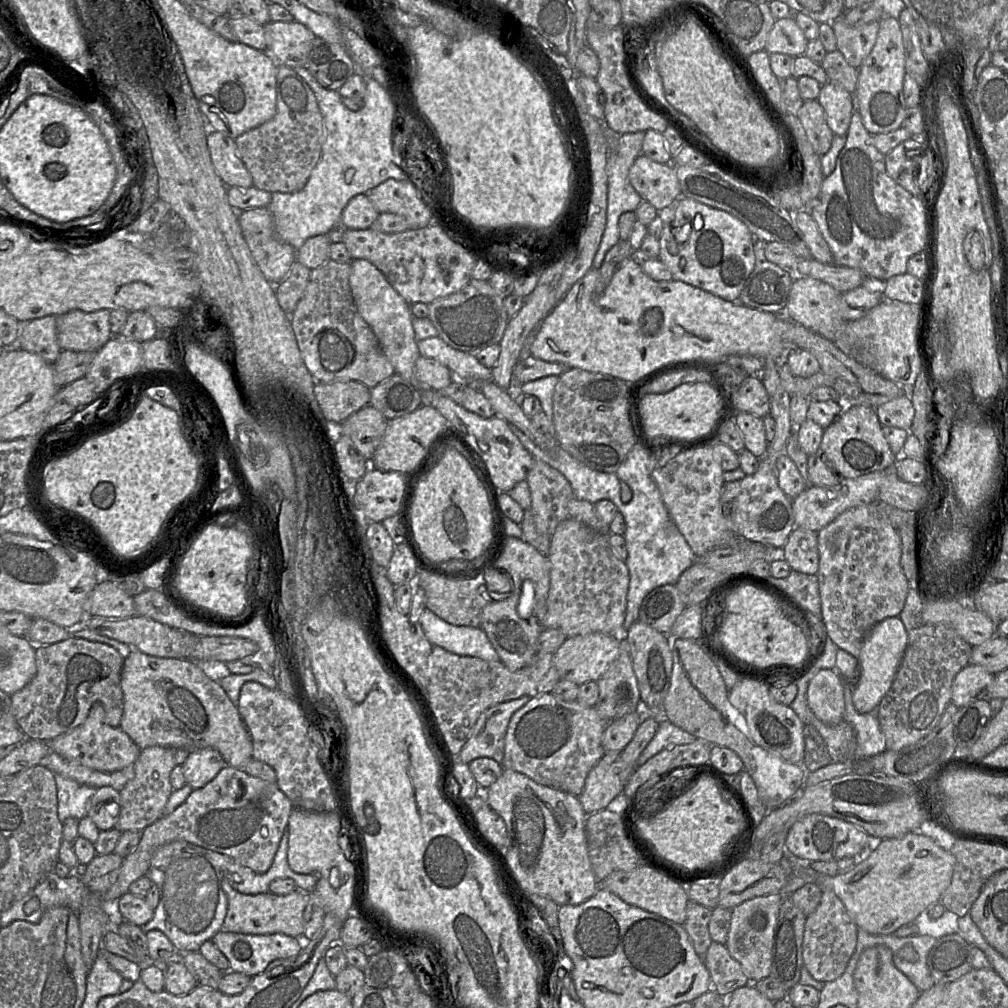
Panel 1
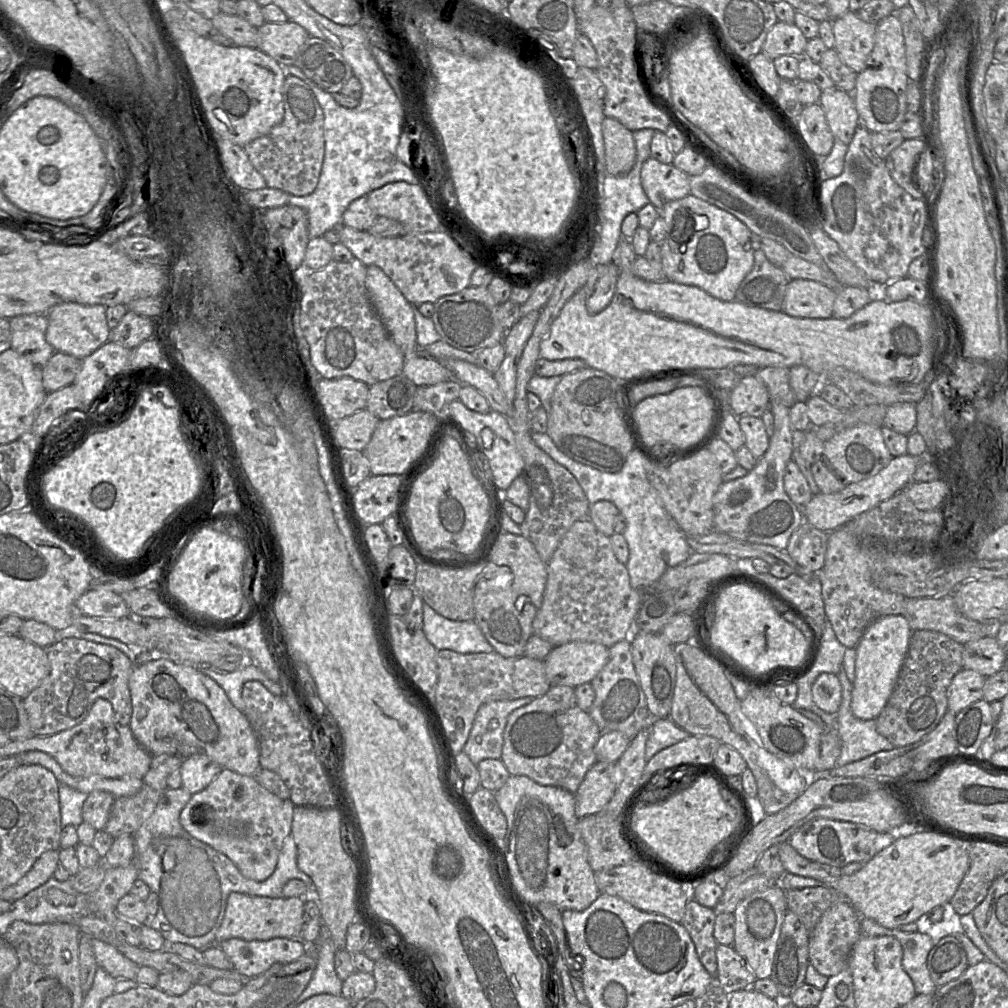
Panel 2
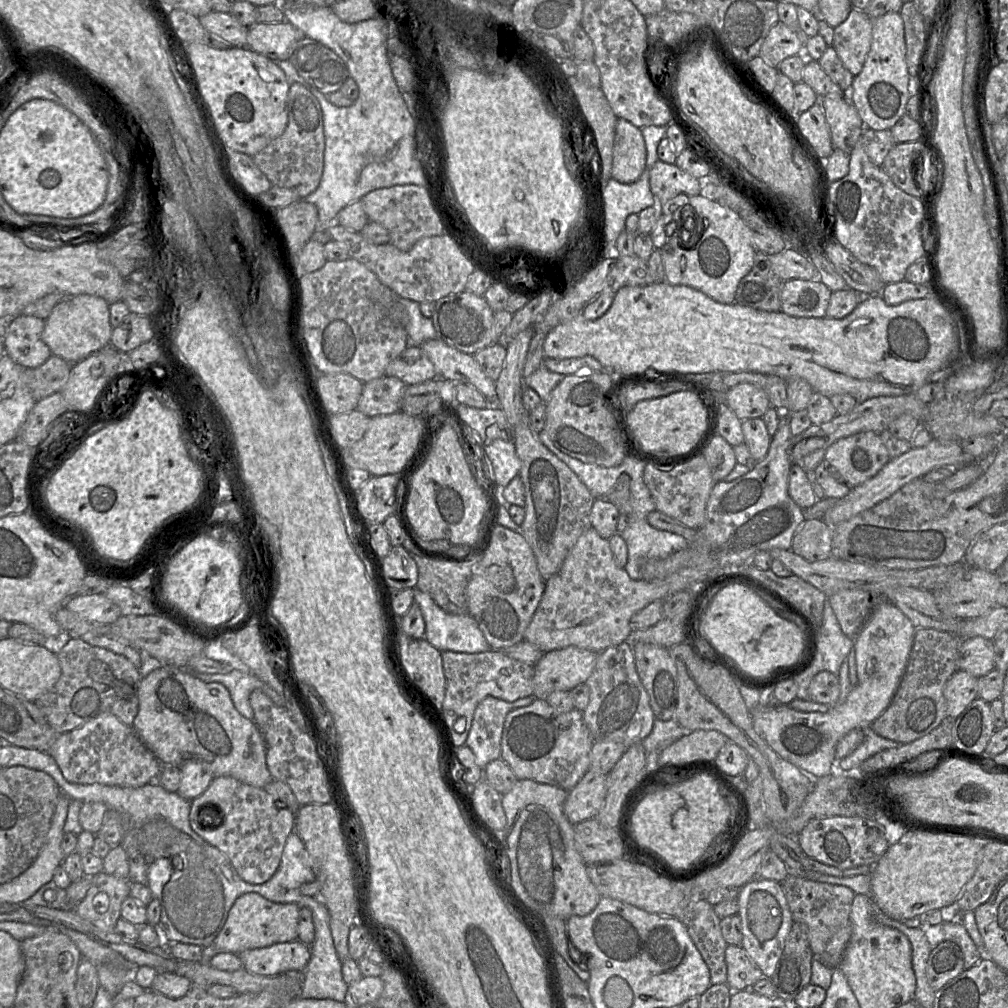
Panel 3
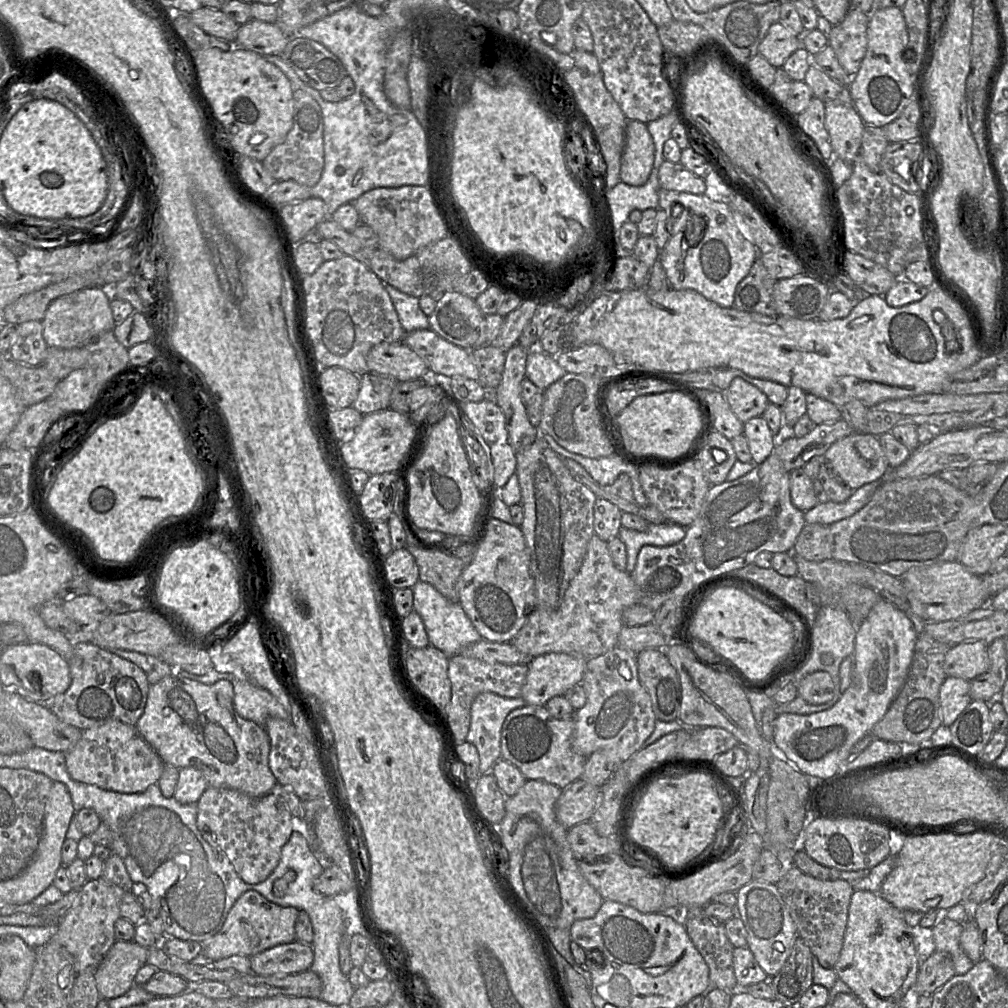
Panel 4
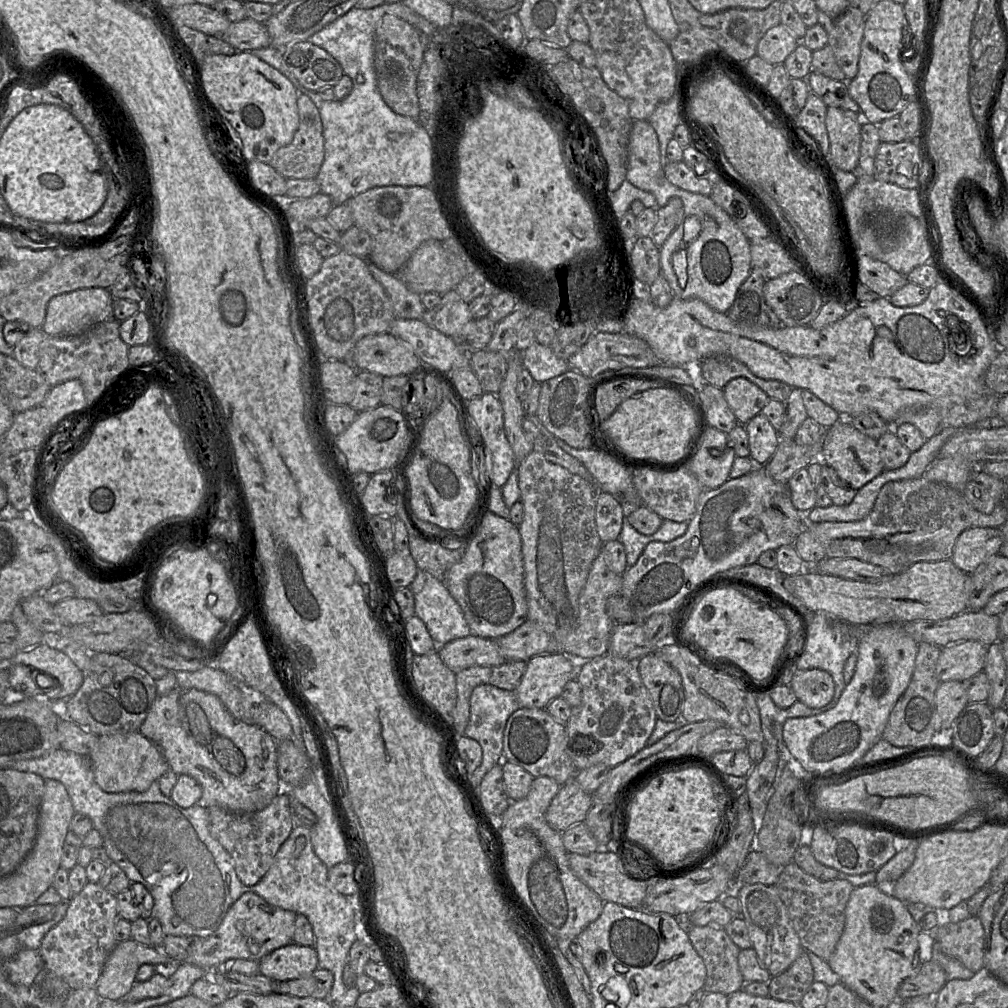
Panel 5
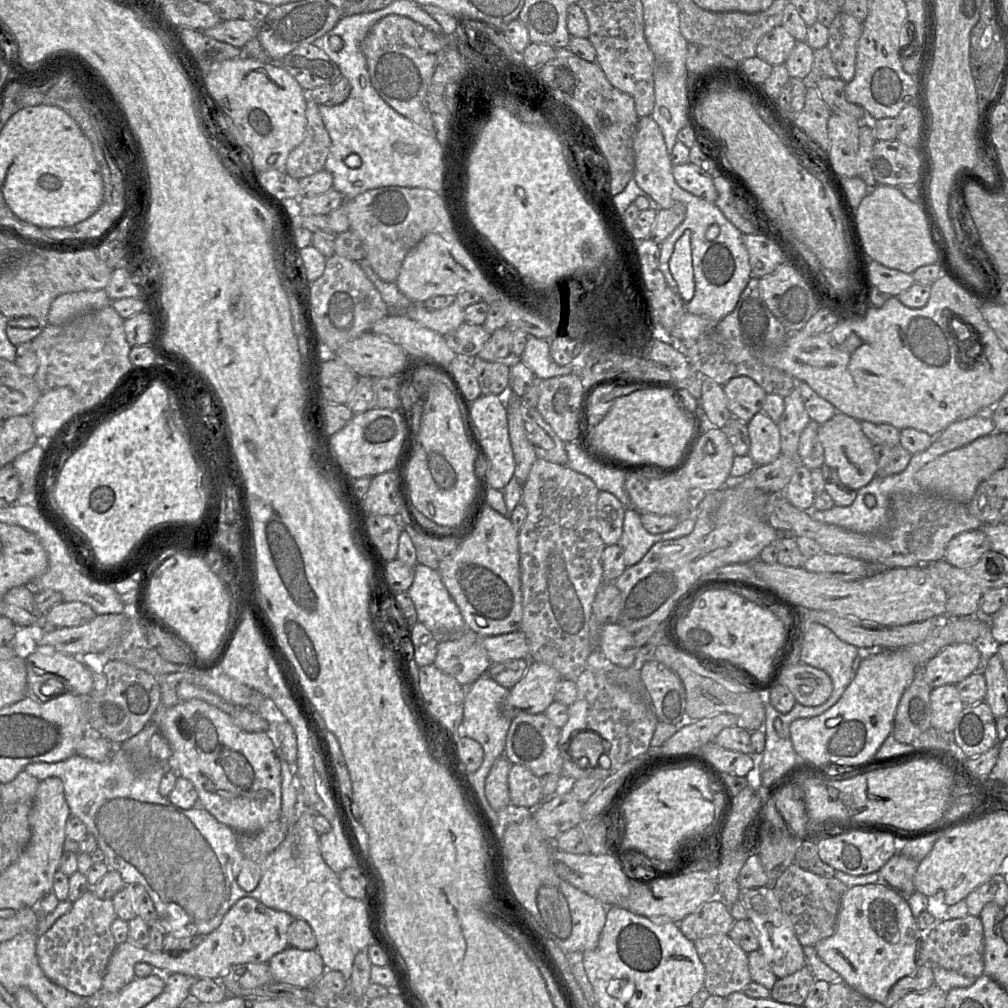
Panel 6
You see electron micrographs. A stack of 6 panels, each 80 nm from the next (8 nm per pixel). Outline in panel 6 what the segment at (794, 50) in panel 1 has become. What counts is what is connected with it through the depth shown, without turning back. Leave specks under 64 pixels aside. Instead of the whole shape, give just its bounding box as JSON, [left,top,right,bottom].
[756,26,797,66]

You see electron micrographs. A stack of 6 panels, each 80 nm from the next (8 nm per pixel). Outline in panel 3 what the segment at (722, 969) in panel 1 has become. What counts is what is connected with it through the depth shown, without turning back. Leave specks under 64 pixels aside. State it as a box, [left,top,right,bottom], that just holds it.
[725,944,764,990]

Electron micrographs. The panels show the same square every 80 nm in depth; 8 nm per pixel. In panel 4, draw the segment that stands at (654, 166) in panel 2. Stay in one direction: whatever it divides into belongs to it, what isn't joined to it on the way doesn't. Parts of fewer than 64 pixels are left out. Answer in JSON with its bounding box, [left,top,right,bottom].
[658,161,706,195]

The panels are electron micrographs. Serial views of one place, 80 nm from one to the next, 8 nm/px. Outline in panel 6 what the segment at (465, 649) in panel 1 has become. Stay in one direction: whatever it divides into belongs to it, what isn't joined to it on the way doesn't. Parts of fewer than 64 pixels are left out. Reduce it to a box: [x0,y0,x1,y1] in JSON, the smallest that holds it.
[407,563,466,643]

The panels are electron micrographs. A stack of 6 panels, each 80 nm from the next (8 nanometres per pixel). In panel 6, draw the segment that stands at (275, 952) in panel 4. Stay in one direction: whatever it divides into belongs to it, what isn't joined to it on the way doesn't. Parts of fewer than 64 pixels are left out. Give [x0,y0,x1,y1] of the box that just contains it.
[267,946,325,989]

